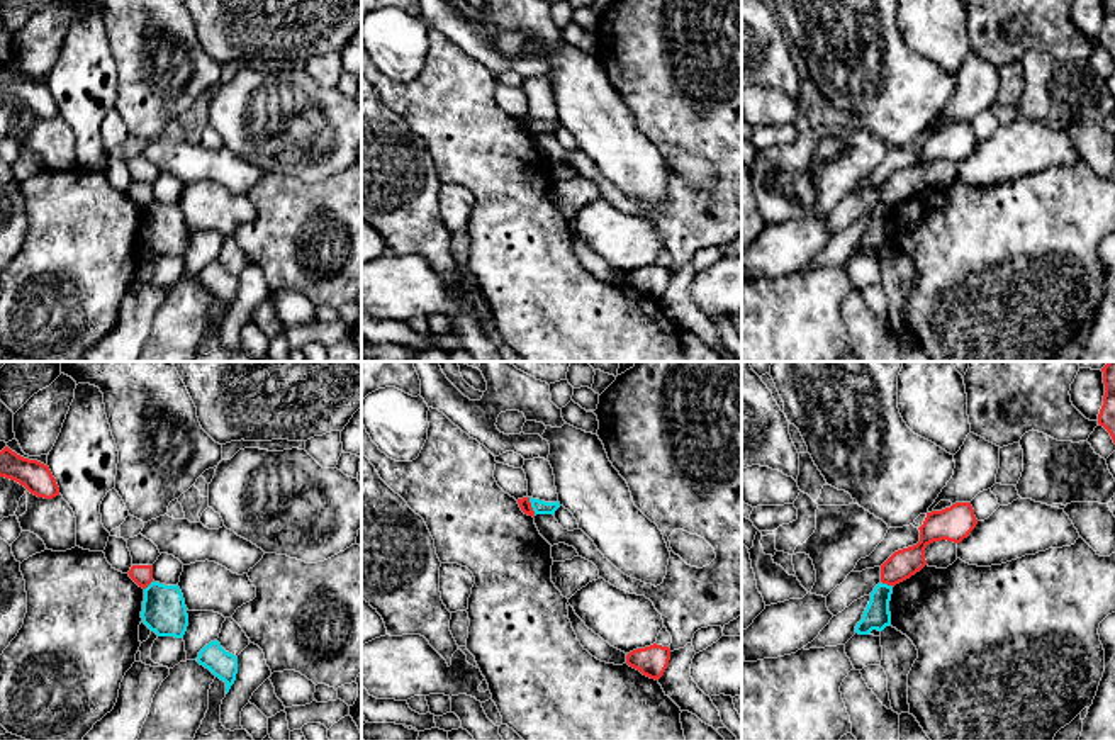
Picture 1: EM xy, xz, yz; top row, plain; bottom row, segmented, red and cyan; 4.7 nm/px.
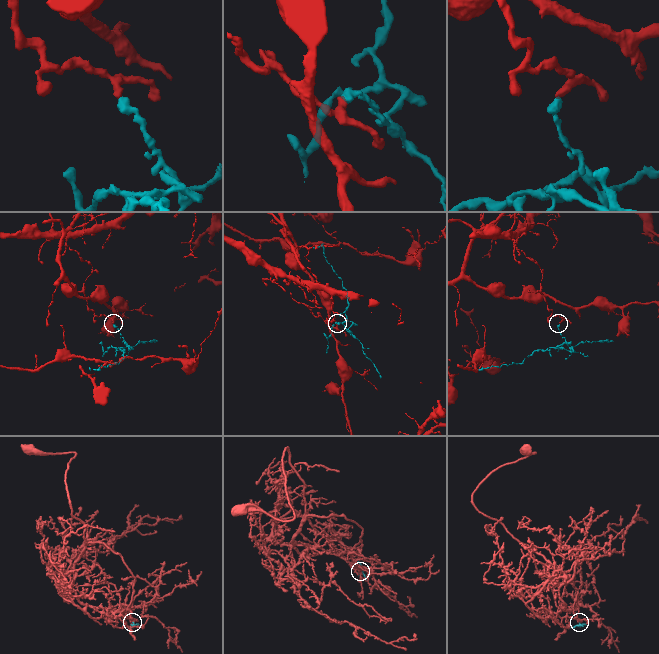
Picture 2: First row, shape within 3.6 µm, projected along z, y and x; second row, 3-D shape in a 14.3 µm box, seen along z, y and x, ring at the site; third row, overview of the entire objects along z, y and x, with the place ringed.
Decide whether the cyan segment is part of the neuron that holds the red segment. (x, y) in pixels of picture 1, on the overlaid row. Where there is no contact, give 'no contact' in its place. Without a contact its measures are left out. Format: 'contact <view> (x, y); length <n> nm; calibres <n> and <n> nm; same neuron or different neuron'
contact xz (530, 506); length 90 nm; calibres 60 and 70 nm; different neuron

